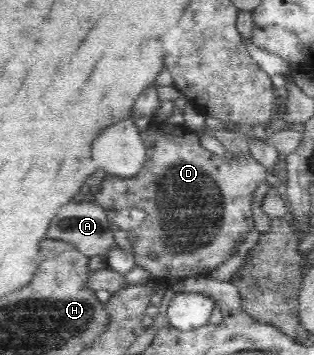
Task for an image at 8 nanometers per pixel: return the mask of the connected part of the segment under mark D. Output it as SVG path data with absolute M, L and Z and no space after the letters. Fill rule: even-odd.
M163 122L149 133L141 130L142 143L146 148L146 161L141 172L131 178L107 174L94 189L94 203L105 209L108 214L108 224L113 232L115 245L121 250L130 246L131 251L135 253L137 267L147 270L151 279L167 281L169 284L171 280L179 281L206 275L237 255L234 247L238 243L241 244L247 233L254 228L251 213L253 194L265 179L270 178L269 171L251 154L229 160L203 147L189 147L189 143L185 143L185 135L169 135L169 131L177 131L178 126L179 123ZM132 208L143 209L146 216L136 229L131 230L137 240L130 243L126 239L130 232L118 228L112 217L126 213Z

